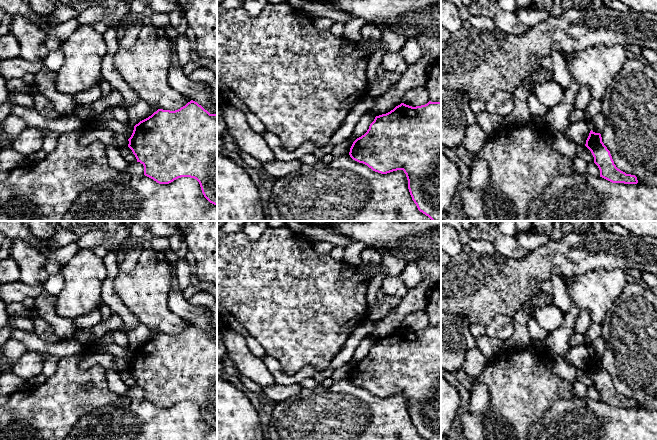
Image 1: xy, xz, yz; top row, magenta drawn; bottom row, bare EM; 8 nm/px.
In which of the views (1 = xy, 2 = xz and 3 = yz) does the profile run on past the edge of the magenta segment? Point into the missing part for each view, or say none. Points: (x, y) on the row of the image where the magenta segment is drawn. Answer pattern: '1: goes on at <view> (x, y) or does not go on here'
1: does not go on here
2: does not go on here
3: does not go on here

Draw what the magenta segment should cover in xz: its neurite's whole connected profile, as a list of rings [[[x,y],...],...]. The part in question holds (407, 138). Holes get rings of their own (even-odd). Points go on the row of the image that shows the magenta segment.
[[[429,101],[416,107],[401,103],[390,112],[376,116],[367,132],[353,142],[349,155],[353,160],[381,174],[403,170],[418,210],[432,221],[441,221],[441,101]]]

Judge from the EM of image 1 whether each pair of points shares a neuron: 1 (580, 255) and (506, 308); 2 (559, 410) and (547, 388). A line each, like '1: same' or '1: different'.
1: same
2: different

